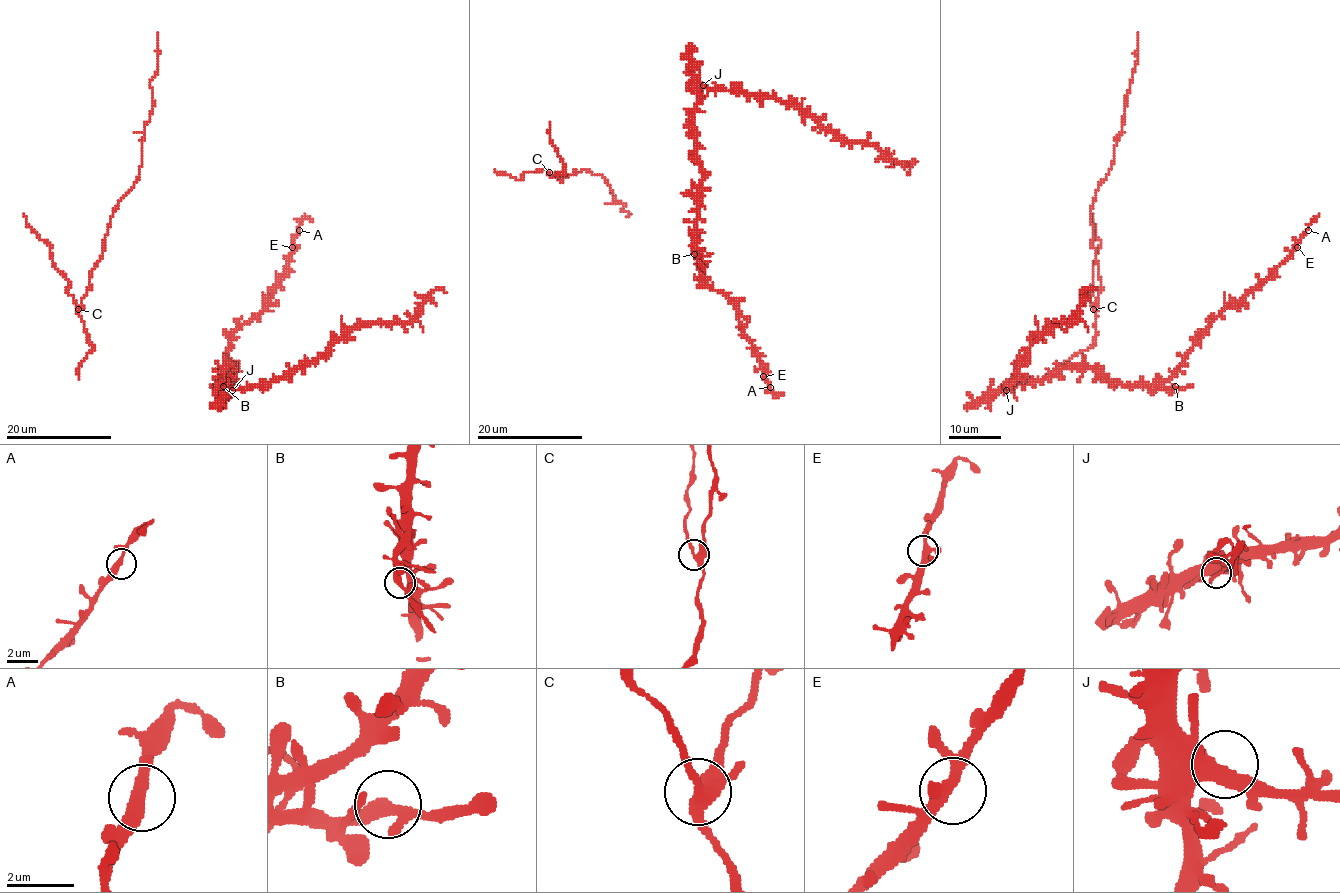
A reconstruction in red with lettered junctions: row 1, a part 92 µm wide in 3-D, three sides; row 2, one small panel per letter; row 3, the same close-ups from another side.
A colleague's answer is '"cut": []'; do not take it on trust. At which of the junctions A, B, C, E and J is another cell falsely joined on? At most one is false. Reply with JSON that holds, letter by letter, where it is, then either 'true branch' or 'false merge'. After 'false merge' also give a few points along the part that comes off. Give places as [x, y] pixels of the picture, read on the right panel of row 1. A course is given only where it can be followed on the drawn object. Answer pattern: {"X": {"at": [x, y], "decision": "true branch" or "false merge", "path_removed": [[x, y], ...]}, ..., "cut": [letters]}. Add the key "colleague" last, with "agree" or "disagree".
{"A": {"at": [1308, 230], "decision": "true branch"}, "B": {"at": [1175, 386], "decision": "true branch"}, "C": {"at": [1093, 309], "decision": "false merge", "path_removed": [[1094, 309], [1092, 265], [1100, 246], [1091, 214]]}, "E": {"at": [1297, 247], "decision": "true branch"}, "J": {"at": [1006, 390], "decision": "true branch"}, "cut": ["C"], "colleague": "disagree"}

